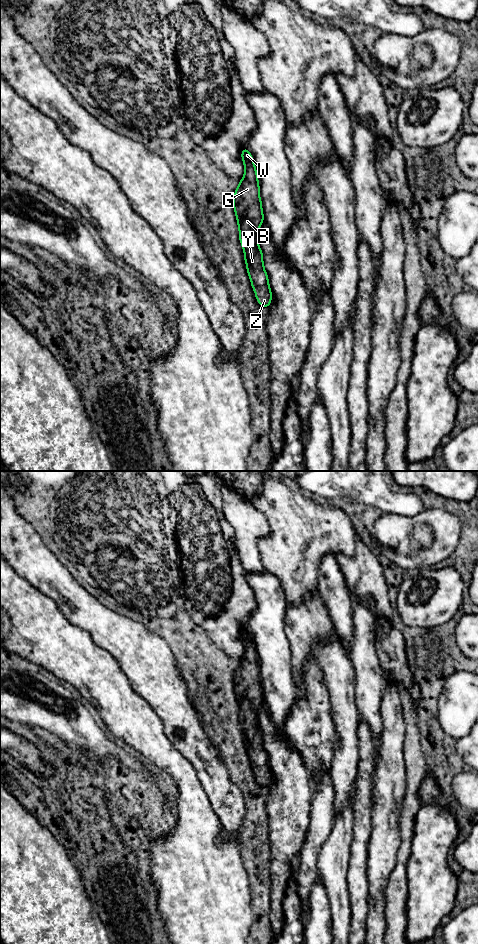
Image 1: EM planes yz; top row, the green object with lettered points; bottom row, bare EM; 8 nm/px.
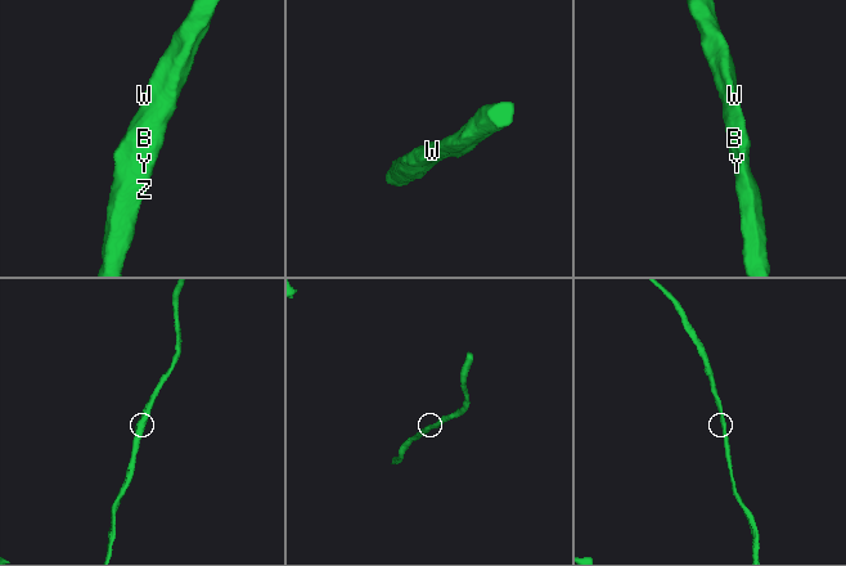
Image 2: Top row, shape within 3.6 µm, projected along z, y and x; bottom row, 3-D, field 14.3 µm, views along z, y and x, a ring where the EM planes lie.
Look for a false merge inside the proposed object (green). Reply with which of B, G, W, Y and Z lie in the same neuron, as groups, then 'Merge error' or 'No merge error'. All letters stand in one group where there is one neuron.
Groups: B G W Y Z. No merge error

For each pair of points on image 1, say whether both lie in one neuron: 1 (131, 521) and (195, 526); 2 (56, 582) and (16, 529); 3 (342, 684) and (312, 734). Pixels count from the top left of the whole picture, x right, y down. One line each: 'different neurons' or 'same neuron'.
1: different neurons
2: same neuron
3: different neurons

